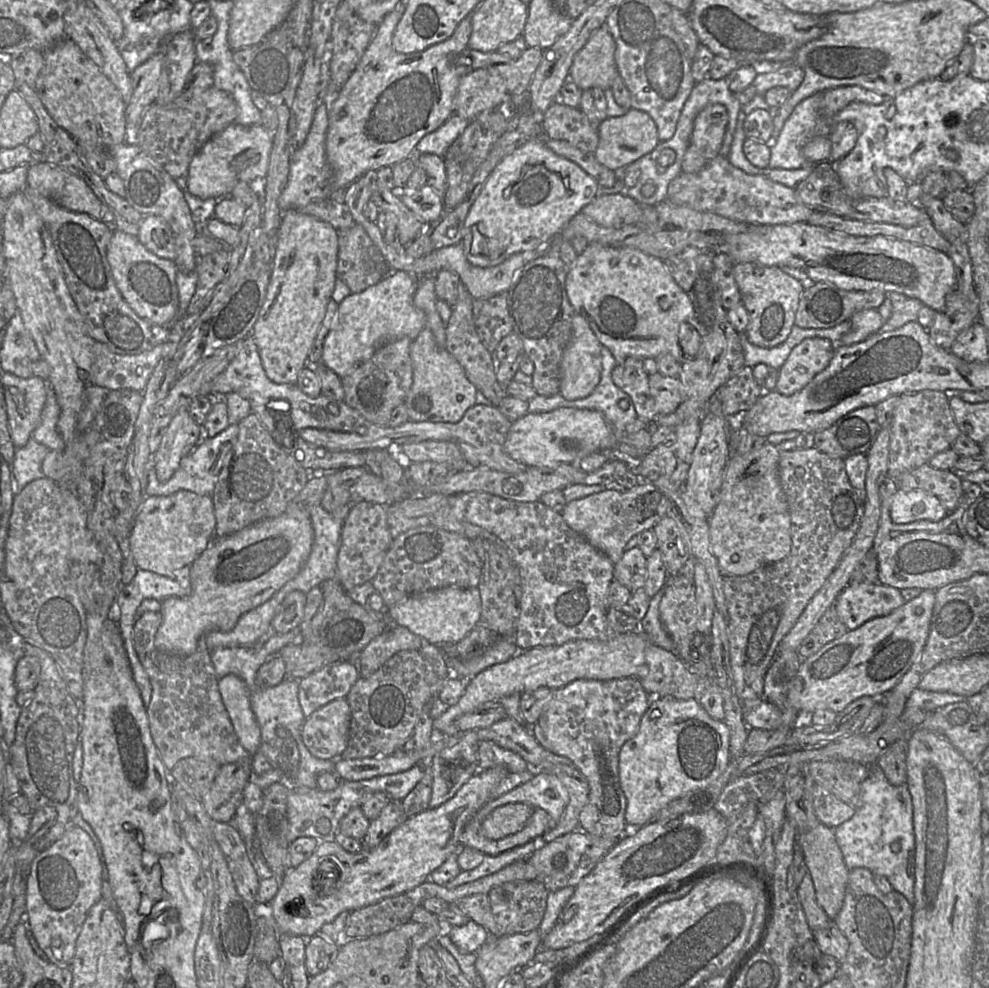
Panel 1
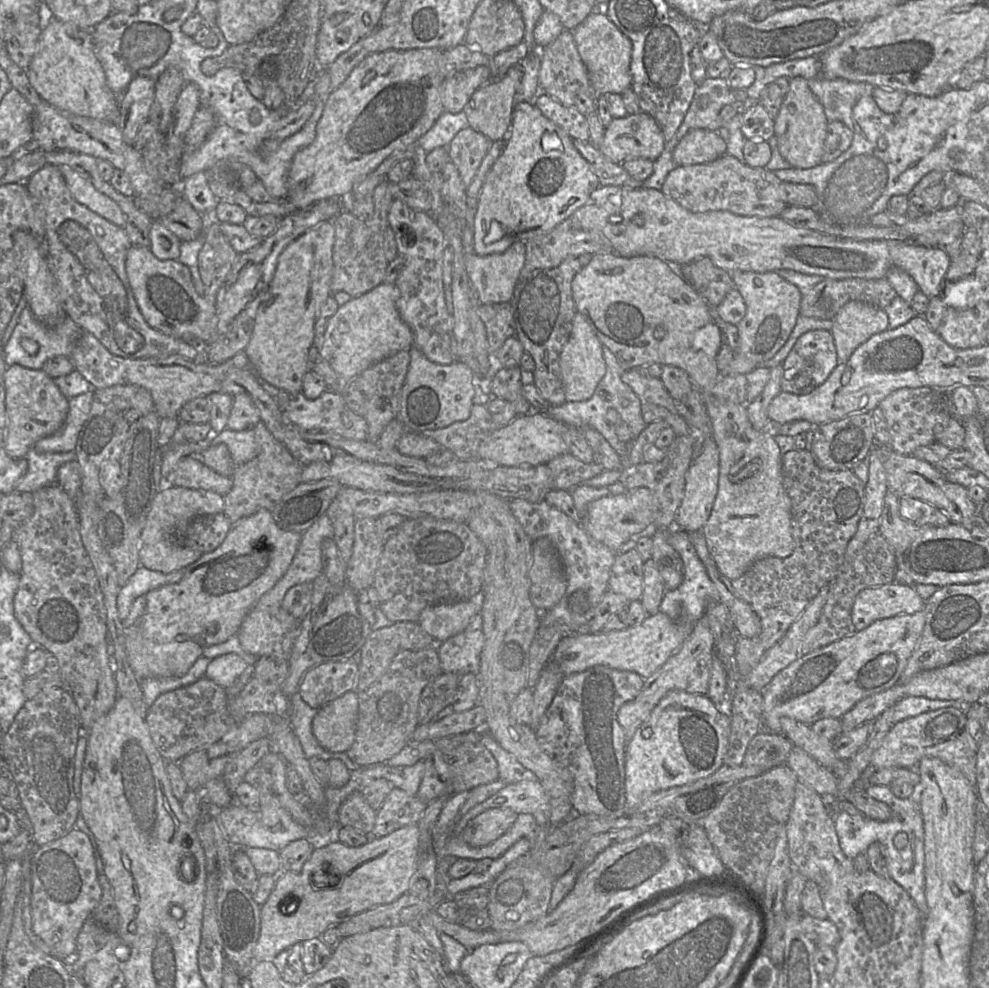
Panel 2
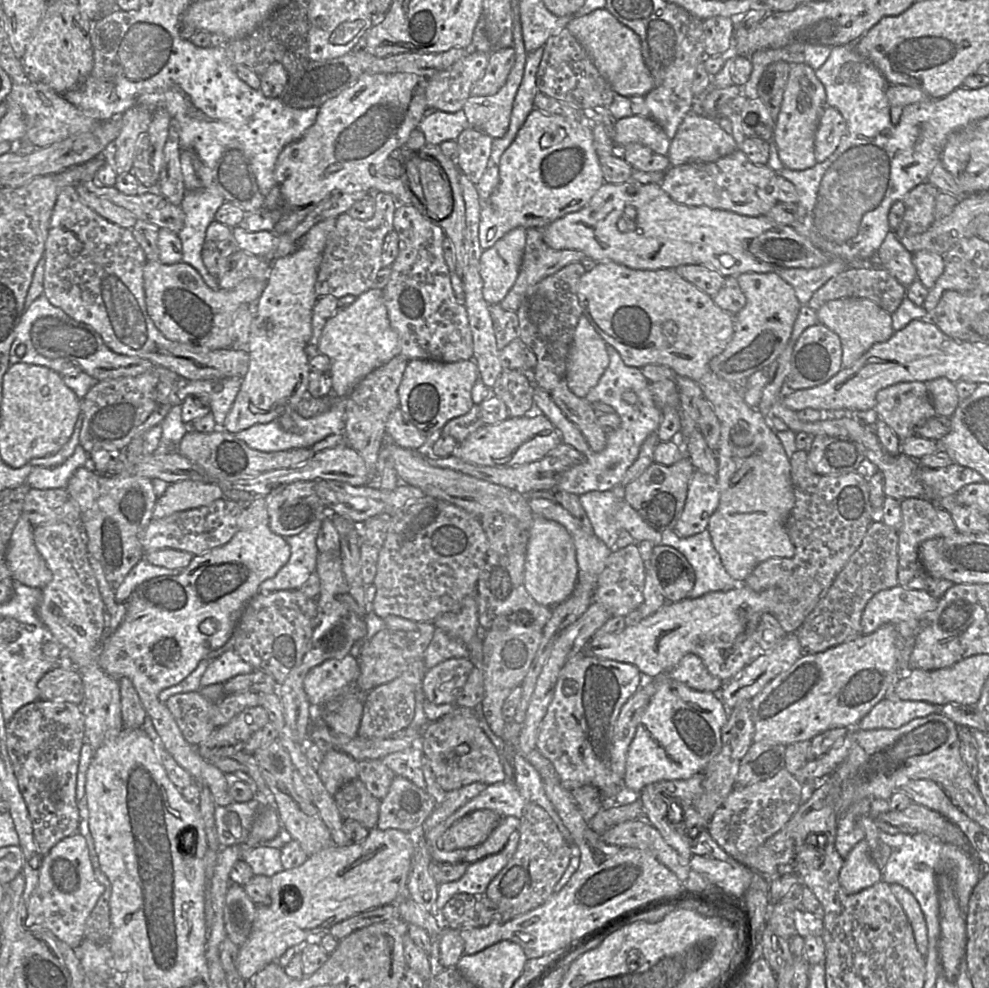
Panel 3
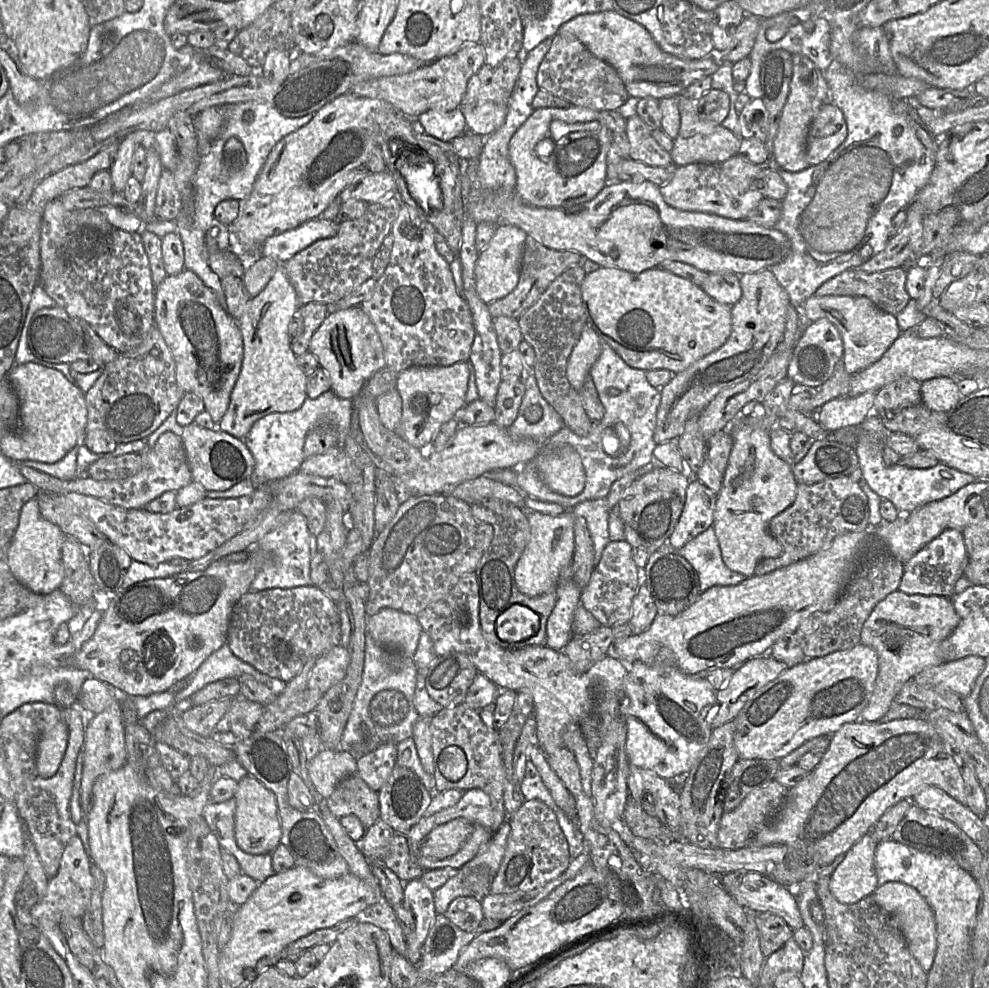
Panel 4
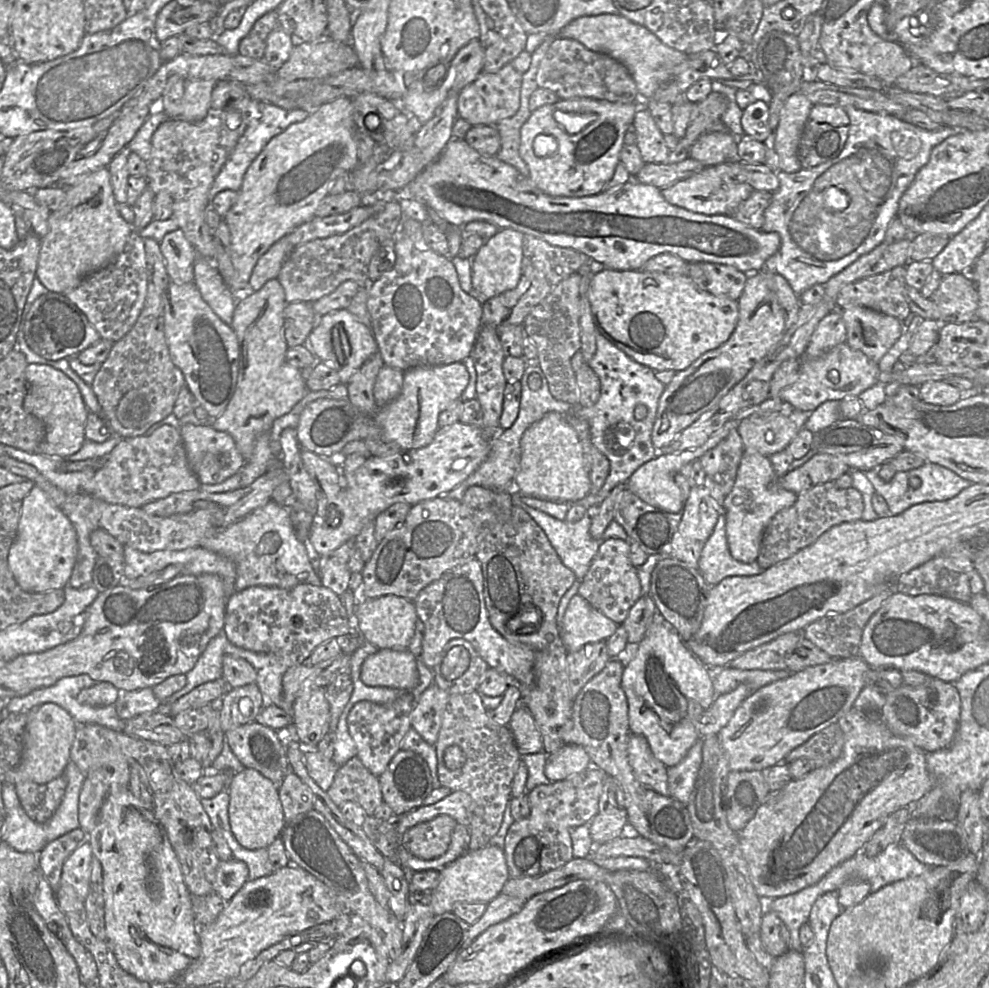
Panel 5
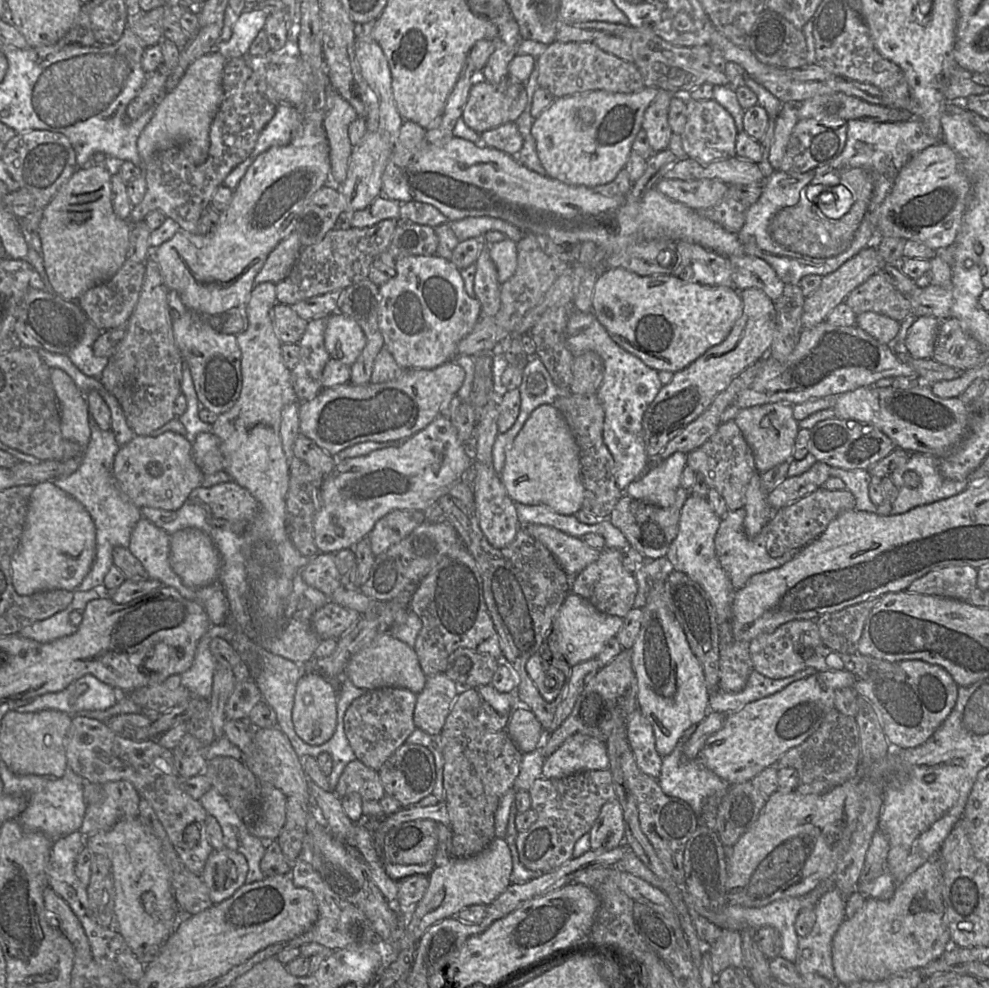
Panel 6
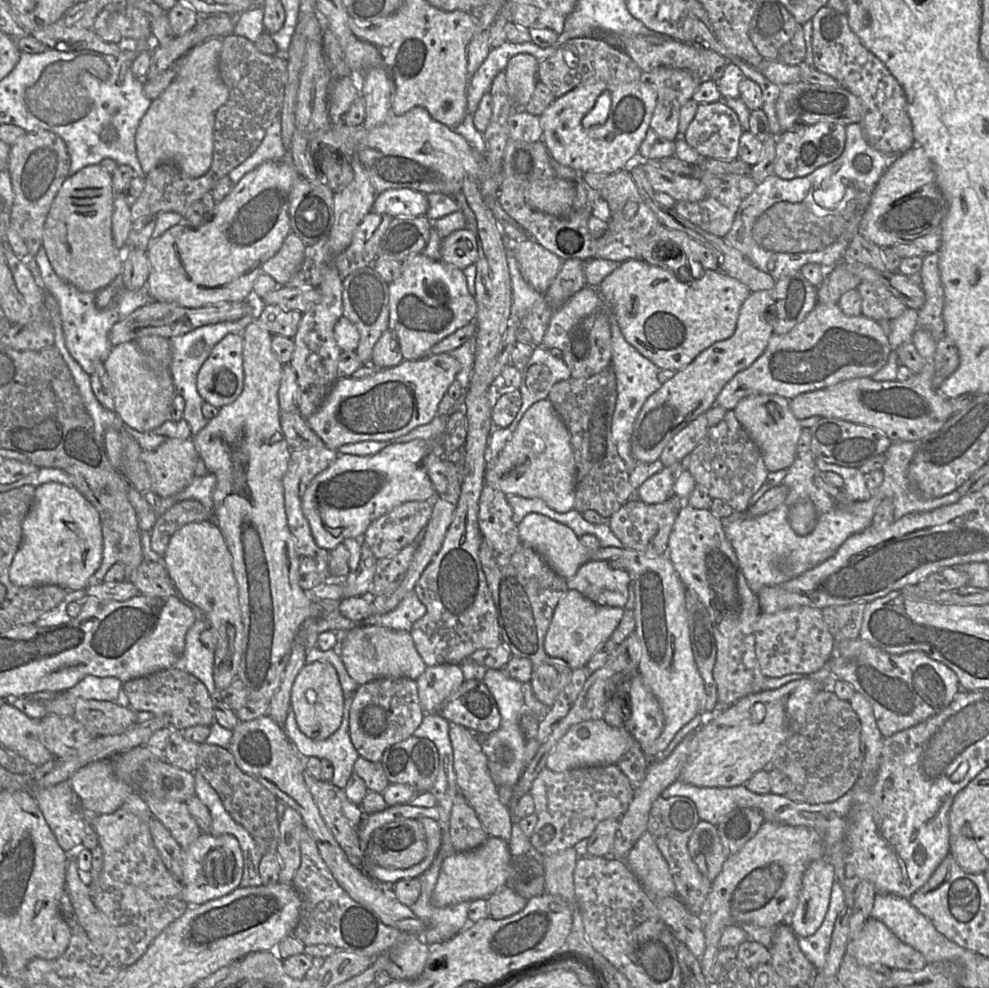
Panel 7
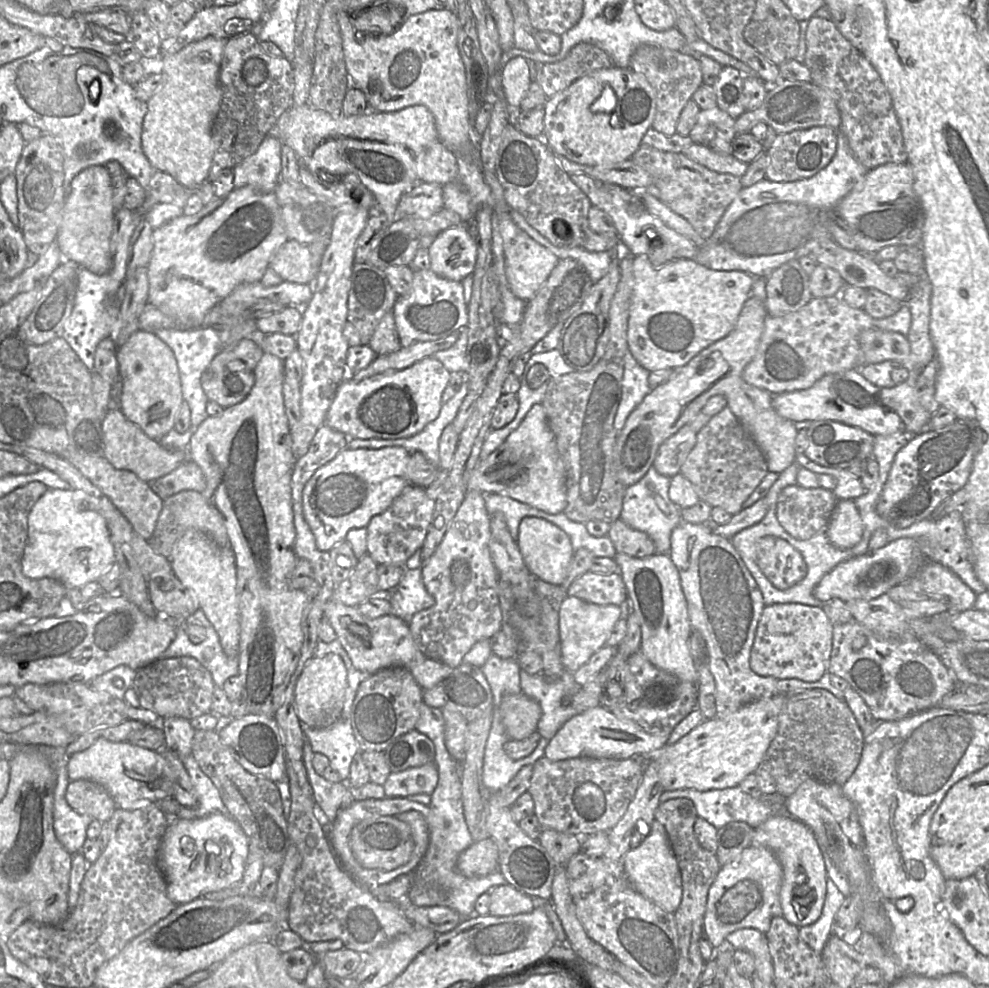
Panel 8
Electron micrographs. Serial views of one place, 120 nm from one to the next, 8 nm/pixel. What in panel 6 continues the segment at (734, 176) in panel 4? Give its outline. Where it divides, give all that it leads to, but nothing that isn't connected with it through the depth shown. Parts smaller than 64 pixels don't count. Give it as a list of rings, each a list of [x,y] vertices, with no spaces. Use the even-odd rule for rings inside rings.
[[[661,177],[655,188],[670,199],[694,210],[704,210],[716,205],[726,193],[728,186],[717,179],[683,181]]]

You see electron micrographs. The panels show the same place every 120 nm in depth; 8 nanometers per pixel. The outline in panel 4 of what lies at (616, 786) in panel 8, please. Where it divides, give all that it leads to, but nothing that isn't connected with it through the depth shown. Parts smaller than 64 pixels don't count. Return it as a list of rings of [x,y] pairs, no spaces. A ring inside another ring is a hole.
[[[538,799],[525,800],[515,813],[508,815],[507,821],[511,829],[503,859],[491,880],[490,892],[527,892],[560,877],[568,868],[571,858],[568,842],[553,810]]]

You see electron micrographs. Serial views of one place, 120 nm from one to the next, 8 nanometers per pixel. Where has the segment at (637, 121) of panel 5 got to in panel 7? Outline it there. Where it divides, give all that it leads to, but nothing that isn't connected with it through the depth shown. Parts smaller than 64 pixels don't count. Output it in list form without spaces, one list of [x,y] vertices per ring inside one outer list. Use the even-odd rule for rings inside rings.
[[[666,66],[656,67],[644,79],[657,94],[650,129],[662,138],[676,140],[680,108],[692,99],[701,82],[687,70]]]

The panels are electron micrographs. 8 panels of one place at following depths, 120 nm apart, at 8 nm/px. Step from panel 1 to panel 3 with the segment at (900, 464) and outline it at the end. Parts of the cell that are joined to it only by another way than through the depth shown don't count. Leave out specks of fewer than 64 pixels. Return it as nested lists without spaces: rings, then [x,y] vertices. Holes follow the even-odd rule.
[[[903,382],[878,392],[874,416],[884,421],[900,441],[903,441],[915,435],[916,428],[927,419],[936,416],[936,412],[925,383]]]

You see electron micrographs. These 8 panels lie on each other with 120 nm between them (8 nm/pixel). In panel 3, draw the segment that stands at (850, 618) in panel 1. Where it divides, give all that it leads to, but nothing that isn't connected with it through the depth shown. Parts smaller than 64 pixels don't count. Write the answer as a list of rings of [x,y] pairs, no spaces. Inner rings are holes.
[[[900,585],[881,590],[867,602],[863,610],[862,633],[871,634],[887,623],[916,621],[921,627],[937,605],[938,599],[923,590],[907,589]]]

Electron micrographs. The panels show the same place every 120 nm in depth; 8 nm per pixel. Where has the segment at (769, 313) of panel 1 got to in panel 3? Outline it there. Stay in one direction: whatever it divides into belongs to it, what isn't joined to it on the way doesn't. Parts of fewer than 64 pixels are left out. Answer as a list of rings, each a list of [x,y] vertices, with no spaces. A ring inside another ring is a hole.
[[[748,272],[736,277],[746,297],[746,305],[734,316],[732,339],[709,365],[718,377],[734,385],[742,385],[753,373],[767,369],[785,349],[801,304],[794,288],[776,272]]]

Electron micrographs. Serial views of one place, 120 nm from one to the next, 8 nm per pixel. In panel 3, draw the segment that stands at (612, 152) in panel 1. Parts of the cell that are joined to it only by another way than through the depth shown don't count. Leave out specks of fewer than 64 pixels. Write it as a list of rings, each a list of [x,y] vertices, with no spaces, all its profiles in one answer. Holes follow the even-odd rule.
[[[631,116],[616,121],[613,139],[617,148],[638,143],[658,155],[668,156],[671,140],[652,118]]]

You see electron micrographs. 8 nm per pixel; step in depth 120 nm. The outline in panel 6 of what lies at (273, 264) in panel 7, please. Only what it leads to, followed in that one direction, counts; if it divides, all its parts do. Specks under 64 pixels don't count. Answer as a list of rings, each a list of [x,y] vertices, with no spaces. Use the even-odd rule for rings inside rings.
[[[293,231],[270,252],[263,267],[255,277],[255,284],[272,282],[277,284],[285,279],[303,248],[297,231]]]

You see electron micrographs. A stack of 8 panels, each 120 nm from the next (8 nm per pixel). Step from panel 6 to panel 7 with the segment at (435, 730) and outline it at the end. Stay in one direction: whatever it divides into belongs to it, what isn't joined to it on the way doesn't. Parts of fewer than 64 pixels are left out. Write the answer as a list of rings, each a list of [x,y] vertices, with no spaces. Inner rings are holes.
[[[439,664],[426,667],[415,680],[424,713],[436,714],[445,700],[460,687],[464,680],[460,665]]]

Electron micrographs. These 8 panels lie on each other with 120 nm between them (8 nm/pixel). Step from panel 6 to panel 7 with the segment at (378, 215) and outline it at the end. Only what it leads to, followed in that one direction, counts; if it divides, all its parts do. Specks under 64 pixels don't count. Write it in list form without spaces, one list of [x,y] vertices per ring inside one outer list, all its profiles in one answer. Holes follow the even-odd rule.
[[[389,189],[377,194],[372,210],[392,217],[425,216],[428,201],[425,194],[412,189]]]

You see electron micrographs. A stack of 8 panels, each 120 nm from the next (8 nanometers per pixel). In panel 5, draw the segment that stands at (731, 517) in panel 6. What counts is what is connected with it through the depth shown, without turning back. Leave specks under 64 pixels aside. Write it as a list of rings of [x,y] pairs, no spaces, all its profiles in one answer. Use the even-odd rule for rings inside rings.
[[[722,512],[701,551],[697,569],[710,587],[731,576],[754,576],[764,571],[757,561],[743,563],[731,556],[726,536],[726,518]]]

